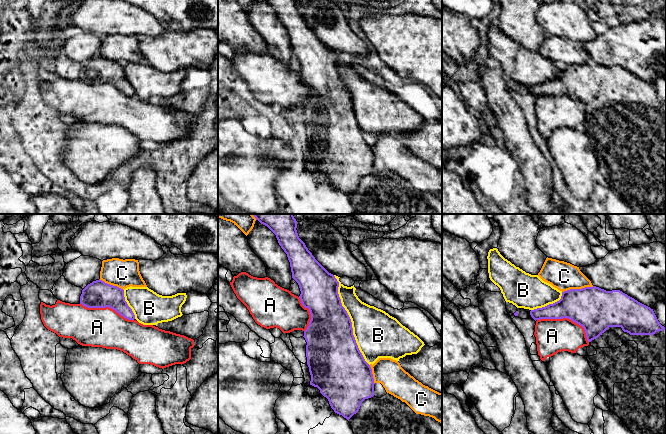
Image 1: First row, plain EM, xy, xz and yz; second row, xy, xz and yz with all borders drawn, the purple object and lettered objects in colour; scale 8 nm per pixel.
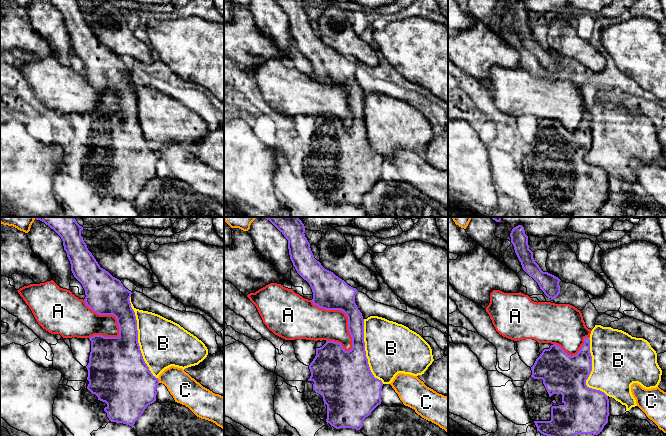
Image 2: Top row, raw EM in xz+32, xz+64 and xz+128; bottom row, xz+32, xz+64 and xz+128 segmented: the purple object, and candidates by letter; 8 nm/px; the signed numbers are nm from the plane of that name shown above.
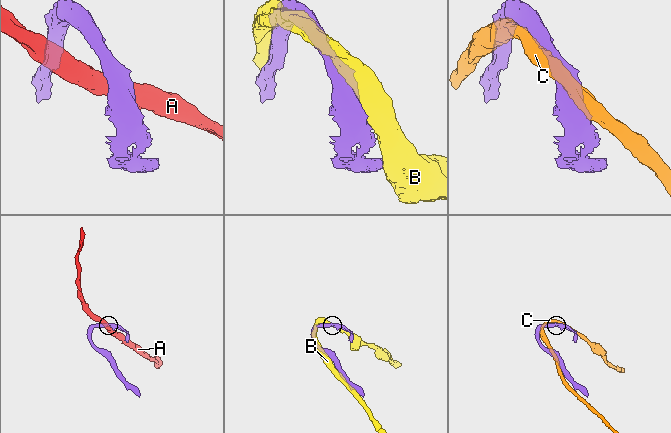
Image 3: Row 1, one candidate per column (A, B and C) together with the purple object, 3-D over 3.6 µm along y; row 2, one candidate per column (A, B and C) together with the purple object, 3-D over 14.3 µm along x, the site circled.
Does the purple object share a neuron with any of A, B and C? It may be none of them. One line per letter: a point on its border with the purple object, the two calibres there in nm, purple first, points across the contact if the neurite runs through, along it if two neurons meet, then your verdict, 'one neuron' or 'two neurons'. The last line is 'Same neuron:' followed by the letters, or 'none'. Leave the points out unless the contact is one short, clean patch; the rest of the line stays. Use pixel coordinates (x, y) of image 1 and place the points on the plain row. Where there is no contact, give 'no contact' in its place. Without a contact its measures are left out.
A: contact yz (567, 93); calibres 340 and 280 nm; two neurons
B: contact xz (350, 96); calibres 380 and 360 nm; two neurons
C: contact yz (577, 65); calibres 340 and 220 nm; two neurons
Same neuron: none

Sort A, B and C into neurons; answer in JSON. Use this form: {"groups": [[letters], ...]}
{"groups": [["A"], ["B"], ["C"]]}

